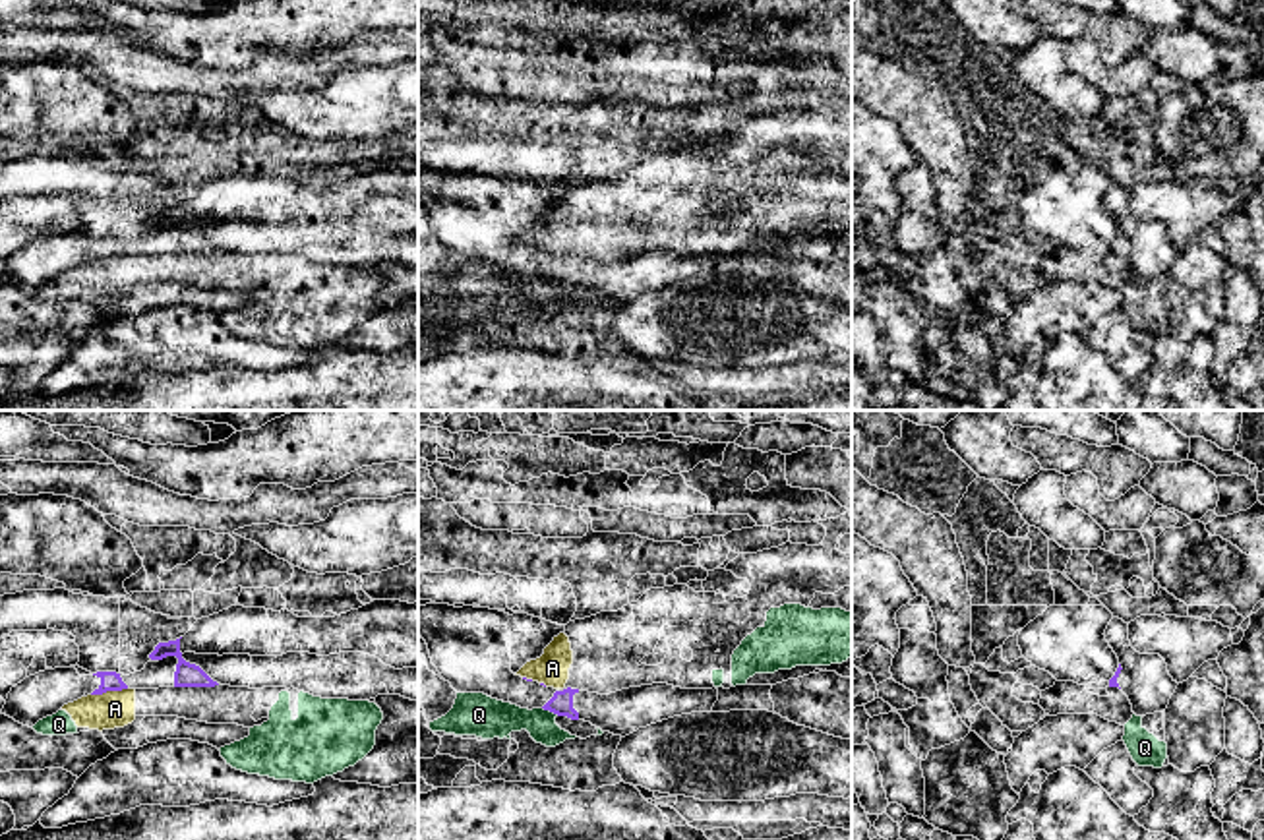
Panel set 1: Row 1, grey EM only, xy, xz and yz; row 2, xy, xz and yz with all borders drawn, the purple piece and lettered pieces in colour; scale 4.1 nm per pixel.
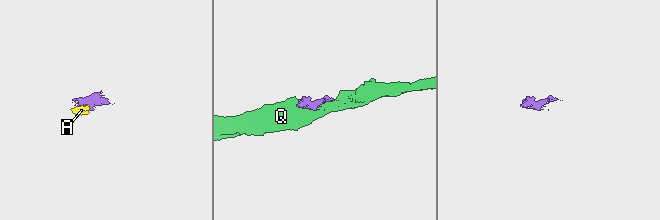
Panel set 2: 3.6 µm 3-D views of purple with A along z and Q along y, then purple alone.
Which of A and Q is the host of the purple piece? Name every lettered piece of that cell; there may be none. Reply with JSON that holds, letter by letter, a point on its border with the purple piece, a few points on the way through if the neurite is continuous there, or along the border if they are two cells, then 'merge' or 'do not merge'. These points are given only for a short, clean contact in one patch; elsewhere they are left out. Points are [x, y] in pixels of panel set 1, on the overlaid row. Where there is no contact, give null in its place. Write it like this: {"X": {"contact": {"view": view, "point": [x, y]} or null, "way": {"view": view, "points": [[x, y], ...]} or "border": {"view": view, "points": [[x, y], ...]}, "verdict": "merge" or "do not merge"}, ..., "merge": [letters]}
{"A": {"contact": {"view": "xy", "point": [109, 690]}, "border": {"view": "xy", "points": [[128, 688], [91, 695]]}, "verdict": "do not merge"}, "Q": {"contact": {"view": "xz", "point": [550, 711]}, "border": {"view": "xz", "points": [[542, 707], [558, 715]]}, "verdict": "do not merge"}, "merge": []}

